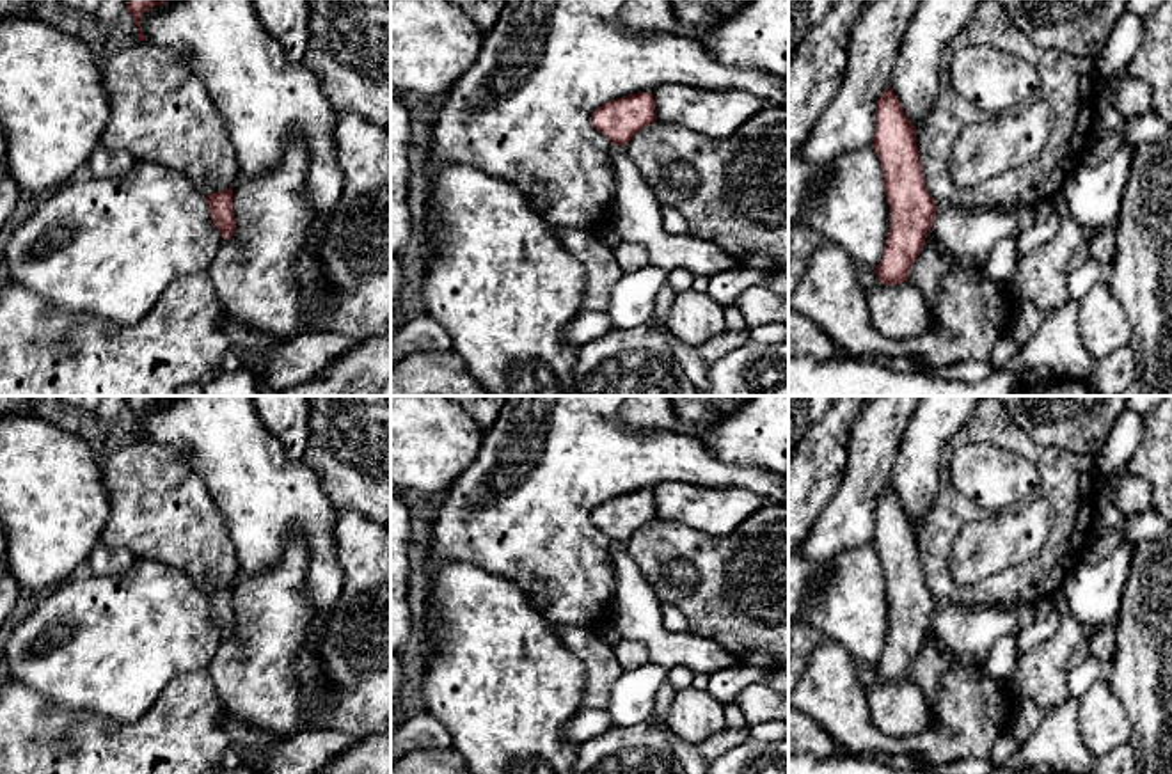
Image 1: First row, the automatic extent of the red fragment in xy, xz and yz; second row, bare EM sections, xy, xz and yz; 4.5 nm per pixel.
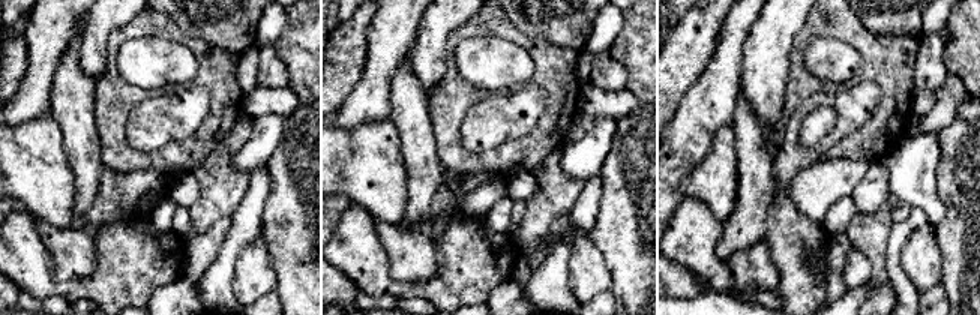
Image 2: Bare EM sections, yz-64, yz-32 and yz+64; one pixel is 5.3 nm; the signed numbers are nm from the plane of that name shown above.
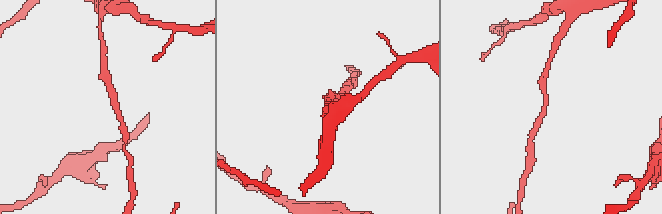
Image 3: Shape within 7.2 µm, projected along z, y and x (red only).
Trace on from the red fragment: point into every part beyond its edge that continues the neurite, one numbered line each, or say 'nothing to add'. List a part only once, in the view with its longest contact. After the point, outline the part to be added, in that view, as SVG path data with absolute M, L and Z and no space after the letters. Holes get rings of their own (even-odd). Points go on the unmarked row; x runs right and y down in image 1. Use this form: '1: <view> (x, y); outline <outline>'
nothing to add

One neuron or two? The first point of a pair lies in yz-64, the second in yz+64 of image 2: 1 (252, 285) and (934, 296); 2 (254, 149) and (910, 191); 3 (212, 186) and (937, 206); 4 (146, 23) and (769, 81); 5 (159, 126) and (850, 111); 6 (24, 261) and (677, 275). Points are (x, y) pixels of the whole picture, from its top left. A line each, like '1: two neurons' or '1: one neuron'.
1: two neurons
2: one neuron
3: two neurons
4: two neurons
5: one neuron
6: two neurons

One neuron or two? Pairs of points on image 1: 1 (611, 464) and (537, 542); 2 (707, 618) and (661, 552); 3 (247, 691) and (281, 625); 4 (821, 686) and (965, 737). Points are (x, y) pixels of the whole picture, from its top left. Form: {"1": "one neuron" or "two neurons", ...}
{"1": "one neuron", "2": "one neuron", "3": "one neuron", "4": "one neuron"}

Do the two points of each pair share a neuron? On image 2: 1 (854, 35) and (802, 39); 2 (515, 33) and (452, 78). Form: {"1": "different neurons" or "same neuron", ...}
{"1": "same neuron", "2": "same neuron"}

